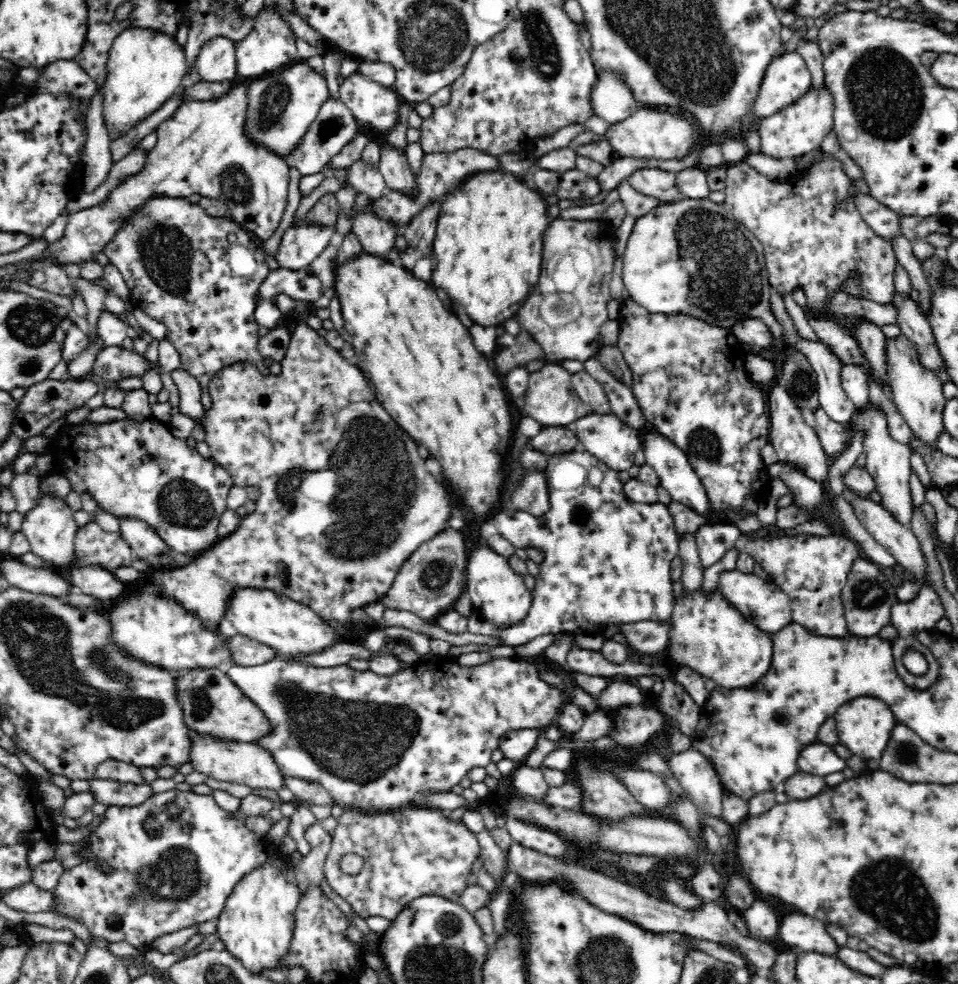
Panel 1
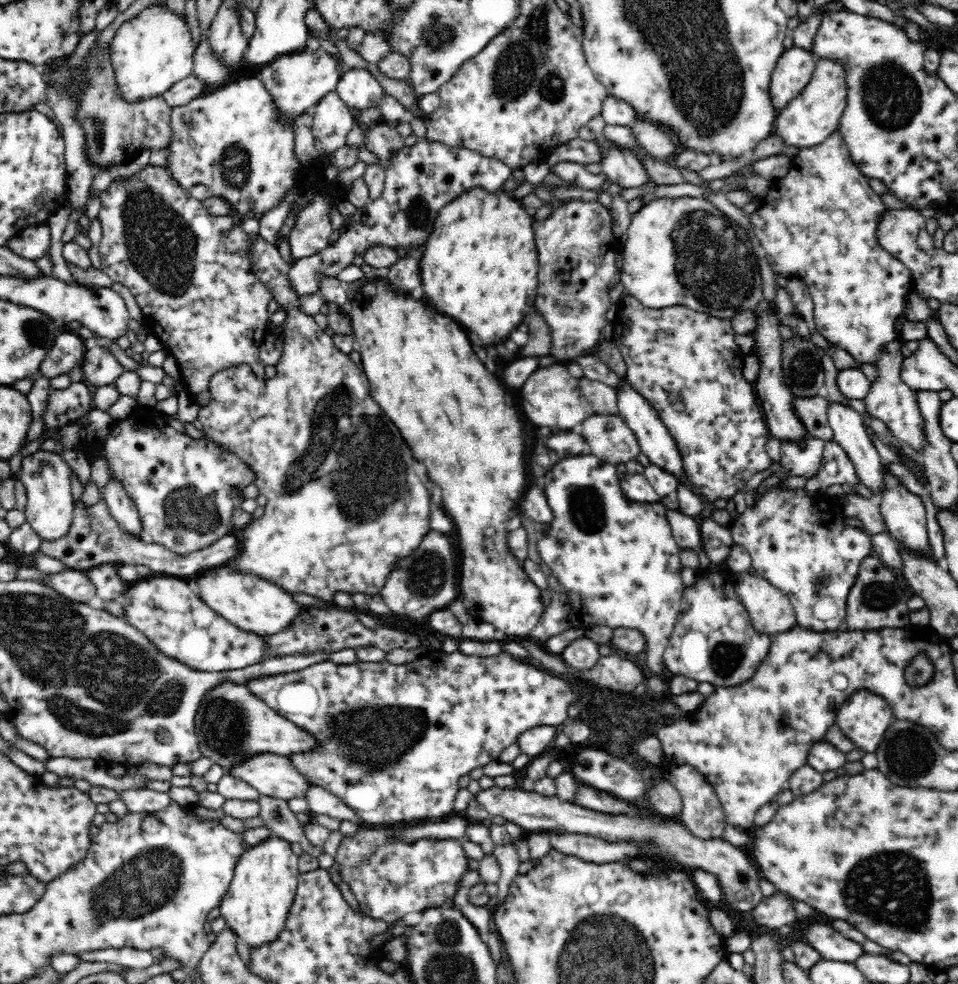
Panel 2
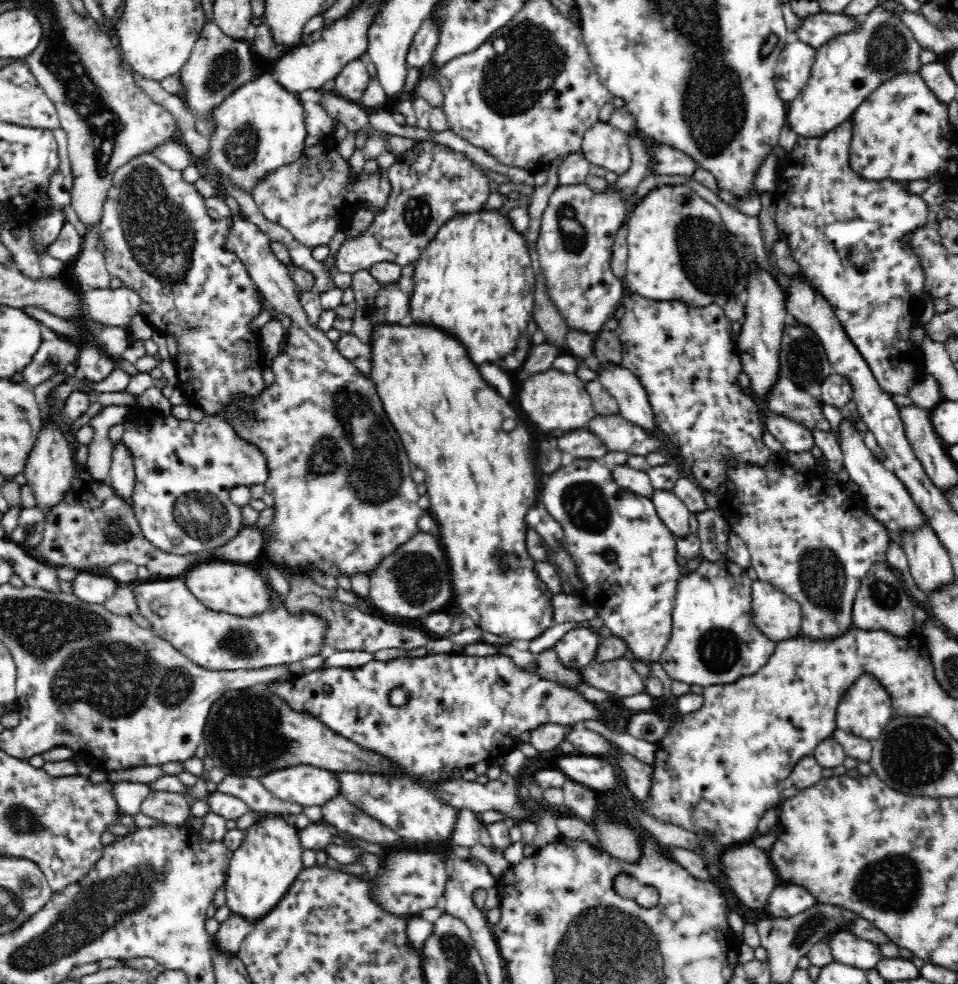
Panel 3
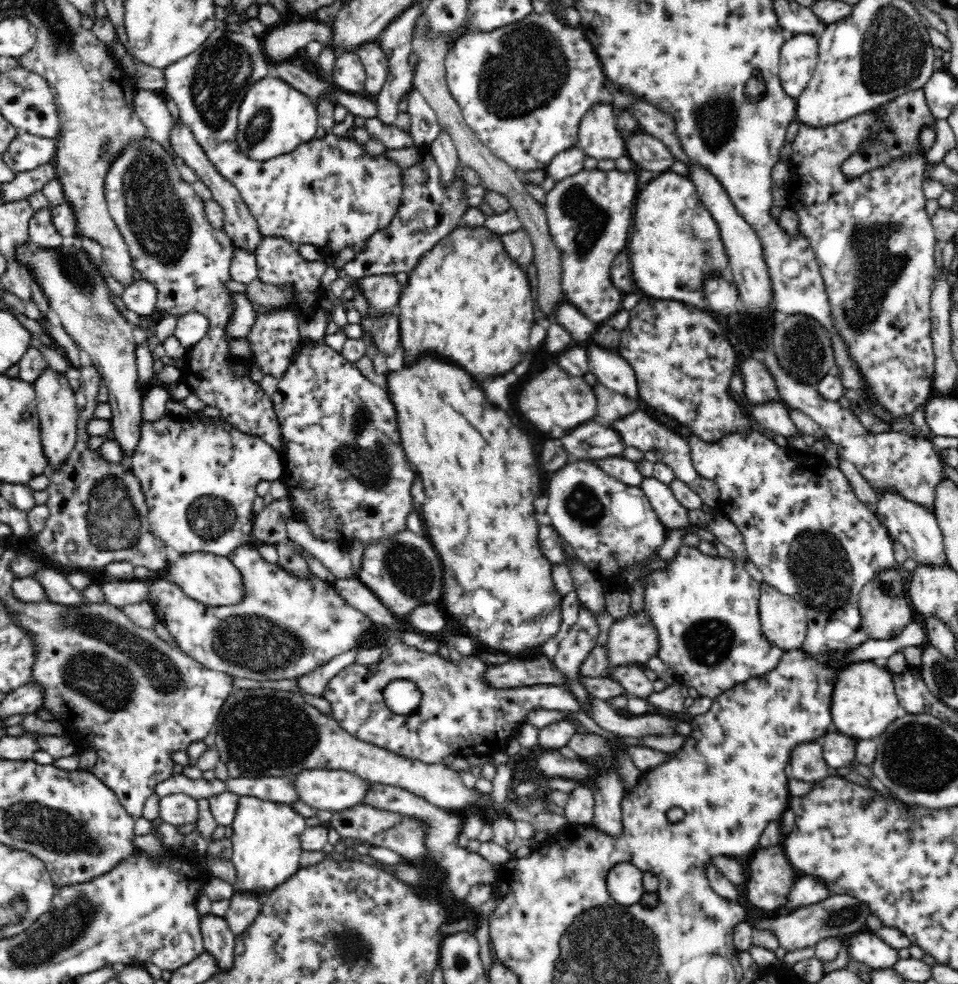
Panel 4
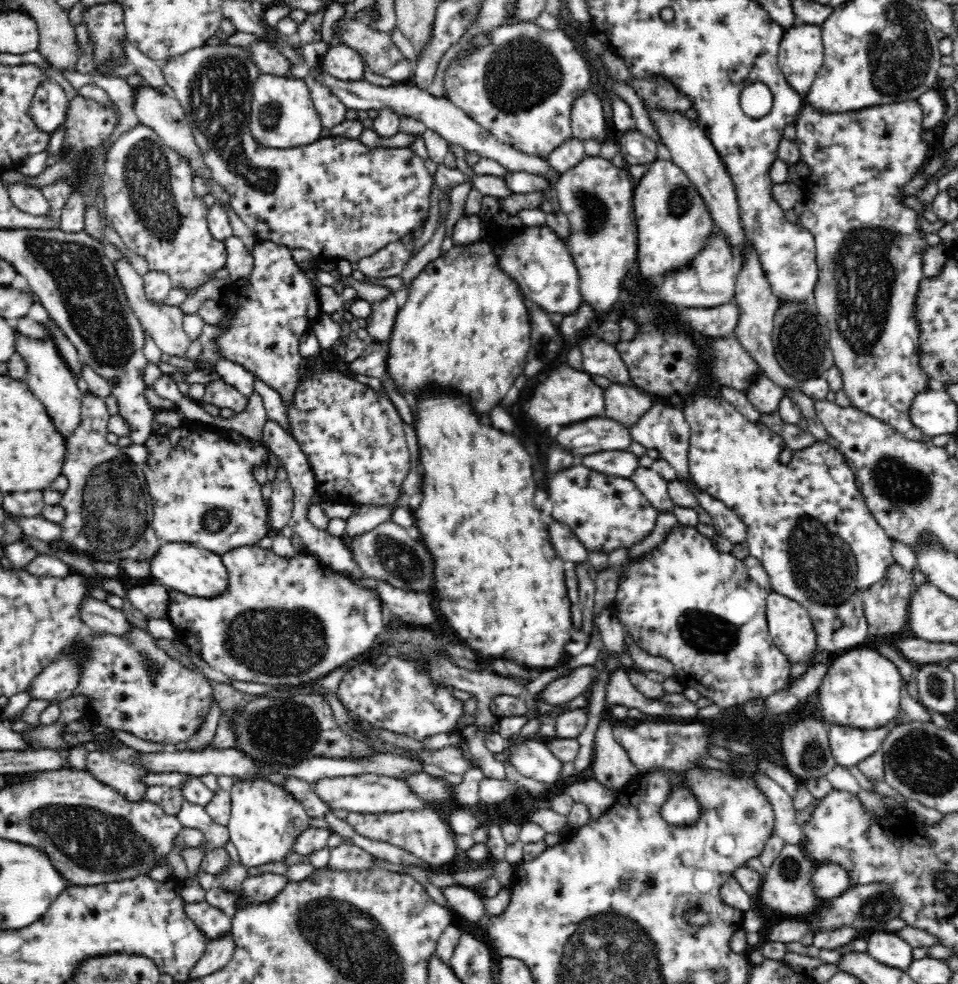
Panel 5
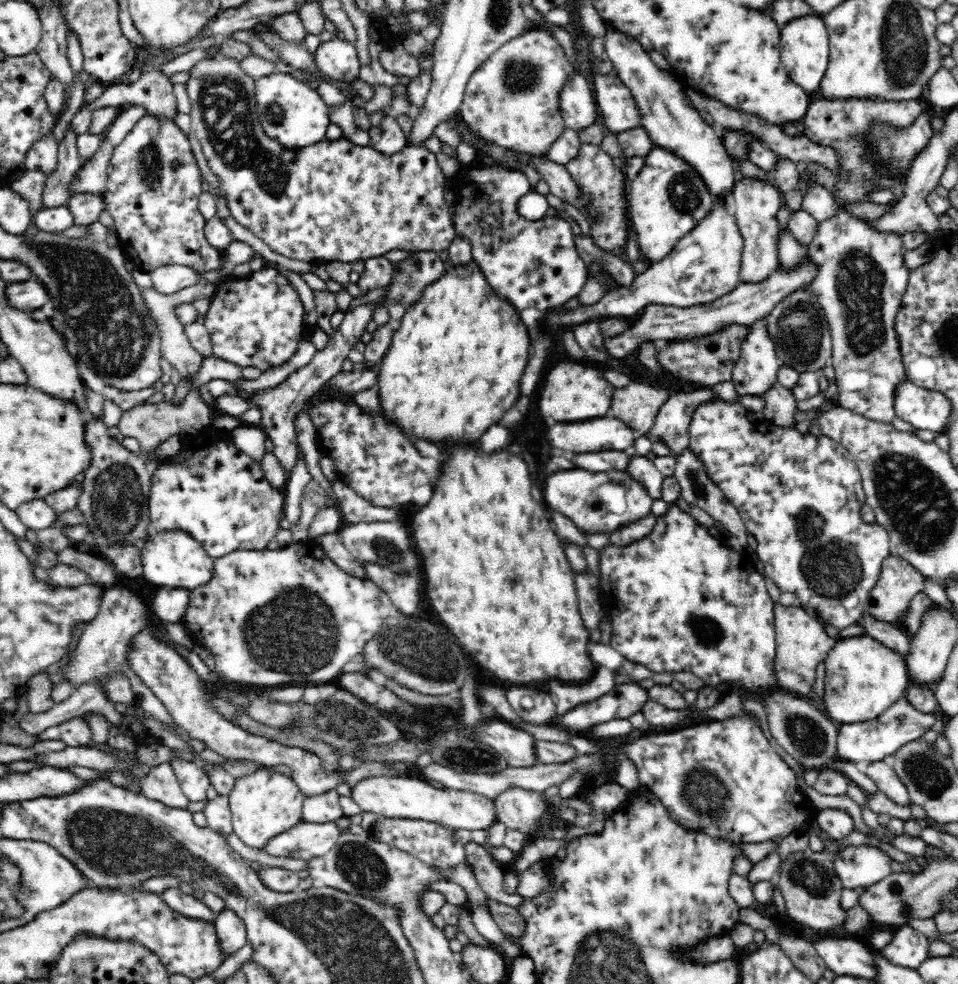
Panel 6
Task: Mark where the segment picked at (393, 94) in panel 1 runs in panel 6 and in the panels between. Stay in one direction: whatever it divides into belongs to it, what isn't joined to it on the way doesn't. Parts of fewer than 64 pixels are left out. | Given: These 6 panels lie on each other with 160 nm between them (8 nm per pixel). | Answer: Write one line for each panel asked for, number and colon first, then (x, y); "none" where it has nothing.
2: (358, 88)
3: (350, 83)
4: (348, 73)
5: (341, 61)
6: (336, 59)

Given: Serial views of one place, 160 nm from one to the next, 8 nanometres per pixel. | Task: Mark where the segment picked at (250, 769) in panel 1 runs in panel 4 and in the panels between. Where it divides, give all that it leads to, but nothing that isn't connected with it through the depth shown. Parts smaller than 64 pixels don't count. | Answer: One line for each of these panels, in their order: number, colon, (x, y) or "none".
2: (272, 775)
3: (309, 786)
4: (335, 791)

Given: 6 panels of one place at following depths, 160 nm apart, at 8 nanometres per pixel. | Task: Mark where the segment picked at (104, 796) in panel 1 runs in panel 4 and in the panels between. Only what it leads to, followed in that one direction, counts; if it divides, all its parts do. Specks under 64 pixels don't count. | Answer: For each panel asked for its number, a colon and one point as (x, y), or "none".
2: (147, 801)
3: (172, 808)
4: (179, 809)

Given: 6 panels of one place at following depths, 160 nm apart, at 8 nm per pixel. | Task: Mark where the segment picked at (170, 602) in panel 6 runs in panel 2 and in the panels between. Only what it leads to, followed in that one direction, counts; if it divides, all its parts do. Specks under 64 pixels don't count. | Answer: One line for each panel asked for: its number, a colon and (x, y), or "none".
2: (73, 584)
3: (94, 589)
4: (118, 593)
5: (154, 601)

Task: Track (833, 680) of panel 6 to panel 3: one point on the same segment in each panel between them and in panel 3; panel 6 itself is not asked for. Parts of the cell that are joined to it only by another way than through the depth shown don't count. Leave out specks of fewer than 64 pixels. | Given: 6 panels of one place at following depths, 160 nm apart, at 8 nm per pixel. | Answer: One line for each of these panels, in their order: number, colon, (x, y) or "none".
3: (866, 707)
4: (864, 703)
5: (862, 688)

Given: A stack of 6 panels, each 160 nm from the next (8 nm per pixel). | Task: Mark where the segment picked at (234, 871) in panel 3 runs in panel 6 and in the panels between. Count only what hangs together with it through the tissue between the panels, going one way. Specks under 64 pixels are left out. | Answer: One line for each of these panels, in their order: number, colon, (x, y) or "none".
4: (266, 835)
5: (265, 819)
6: (266, 802)

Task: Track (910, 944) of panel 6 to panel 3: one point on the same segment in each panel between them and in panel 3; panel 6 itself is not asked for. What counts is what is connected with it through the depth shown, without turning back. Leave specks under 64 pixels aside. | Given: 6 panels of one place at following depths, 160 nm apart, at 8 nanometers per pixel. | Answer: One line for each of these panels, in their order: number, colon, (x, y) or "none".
3: (847, 948)
4: (865, 946)
5: (889, 948)

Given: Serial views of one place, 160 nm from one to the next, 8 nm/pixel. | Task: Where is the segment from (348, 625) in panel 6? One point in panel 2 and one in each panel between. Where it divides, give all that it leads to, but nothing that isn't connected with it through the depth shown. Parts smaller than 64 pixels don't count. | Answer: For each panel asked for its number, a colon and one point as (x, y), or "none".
2: (169, 612)
3: (218, 641)
4: (287, 625)
5: (281, 621)

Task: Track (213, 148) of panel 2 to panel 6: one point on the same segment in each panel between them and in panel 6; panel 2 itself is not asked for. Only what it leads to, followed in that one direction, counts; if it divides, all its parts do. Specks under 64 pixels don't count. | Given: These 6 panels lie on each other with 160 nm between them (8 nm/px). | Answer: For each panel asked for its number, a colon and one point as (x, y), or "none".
3: (262, 126)
4: (274, 119)
5: (283, 116)
6: (291, 113)

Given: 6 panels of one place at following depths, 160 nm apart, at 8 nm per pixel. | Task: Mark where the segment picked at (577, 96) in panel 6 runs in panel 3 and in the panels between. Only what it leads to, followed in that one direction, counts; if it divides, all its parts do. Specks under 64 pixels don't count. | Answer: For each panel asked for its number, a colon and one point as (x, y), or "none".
3: (604, 145)
4: (598, 137)
5: (587, 120)

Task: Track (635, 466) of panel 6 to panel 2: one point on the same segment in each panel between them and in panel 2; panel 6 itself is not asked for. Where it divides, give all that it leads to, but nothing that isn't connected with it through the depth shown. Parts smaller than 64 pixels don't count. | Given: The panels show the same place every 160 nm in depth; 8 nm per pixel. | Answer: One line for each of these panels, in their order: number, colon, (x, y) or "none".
2: (686, 529)
3: (674, 513)
4: (672, 514)
5: (653, 486)

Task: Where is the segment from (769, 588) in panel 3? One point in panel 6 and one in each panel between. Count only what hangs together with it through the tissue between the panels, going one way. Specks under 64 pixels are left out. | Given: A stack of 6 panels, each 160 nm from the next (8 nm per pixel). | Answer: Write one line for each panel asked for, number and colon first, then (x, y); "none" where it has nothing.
4: (784, 620)
5: (791, 628)
6: (802, 643)

